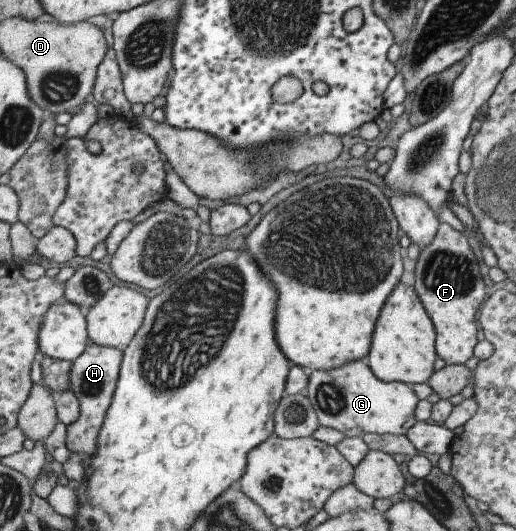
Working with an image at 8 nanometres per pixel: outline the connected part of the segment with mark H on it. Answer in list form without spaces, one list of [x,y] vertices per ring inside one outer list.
[[[91,342],[83,348],[83,352],[75,360],[71,361],[69,386],[71,394],[78,402],[78,419],[66,426],[64,446],[69,452],[87,454],[87,456],[95,452],[96,436],[113,397],[120,362],[121,351],[117,348],[99,346]]]

